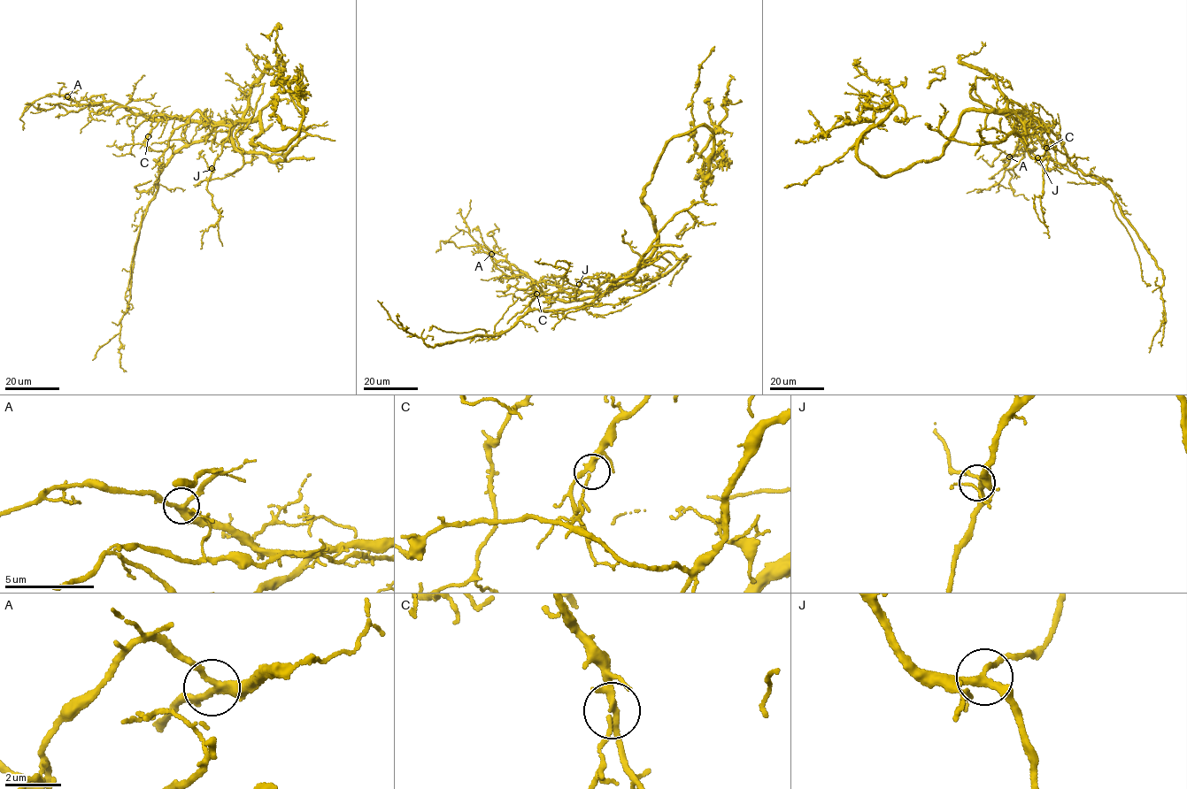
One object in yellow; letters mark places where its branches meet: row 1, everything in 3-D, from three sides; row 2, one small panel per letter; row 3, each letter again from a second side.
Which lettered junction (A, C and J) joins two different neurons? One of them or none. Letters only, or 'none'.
C

